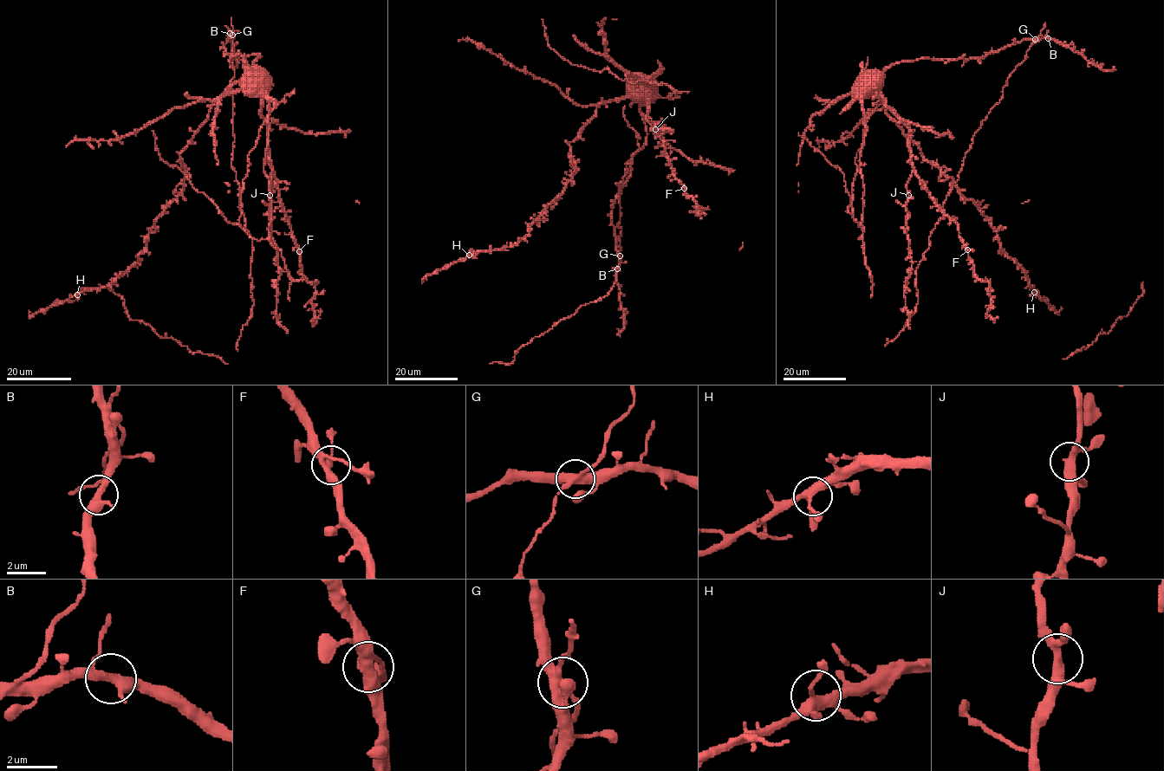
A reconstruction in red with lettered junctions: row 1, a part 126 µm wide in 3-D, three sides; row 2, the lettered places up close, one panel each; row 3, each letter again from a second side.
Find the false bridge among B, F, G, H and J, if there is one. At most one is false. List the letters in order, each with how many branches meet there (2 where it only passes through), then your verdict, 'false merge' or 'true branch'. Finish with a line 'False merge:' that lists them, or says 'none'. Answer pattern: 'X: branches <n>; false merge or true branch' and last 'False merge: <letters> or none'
B: branches 4; true branch
F: branches 4; true branch
G: branches 4; true branch
H: branches 4; true branch
J: branches 4; true branch
False merge: none

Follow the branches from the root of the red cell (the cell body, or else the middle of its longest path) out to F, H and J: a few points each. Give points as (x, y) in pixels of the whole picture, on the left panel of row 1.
F: (250, 80), (252, 79), (262, 91), (261, 117), (268, 134), (268, 164), (299, 251)
H: (250, 80), (243, 75), (213, 102), (180, 153), (183, 191), (156, 219), (139, 260), (107, 285), (77, 294)
J: (250, 80), (252, 79), (262, 91), (261, 117), (266, 125), (268, 164), (271, 168), (269, 195)

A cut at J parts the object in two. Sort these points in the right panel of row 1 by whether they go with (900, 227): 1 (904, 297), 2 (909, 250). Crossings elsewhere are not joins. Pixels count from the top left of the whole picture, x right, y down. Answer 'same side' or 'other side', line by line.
1: same side
2: same side

